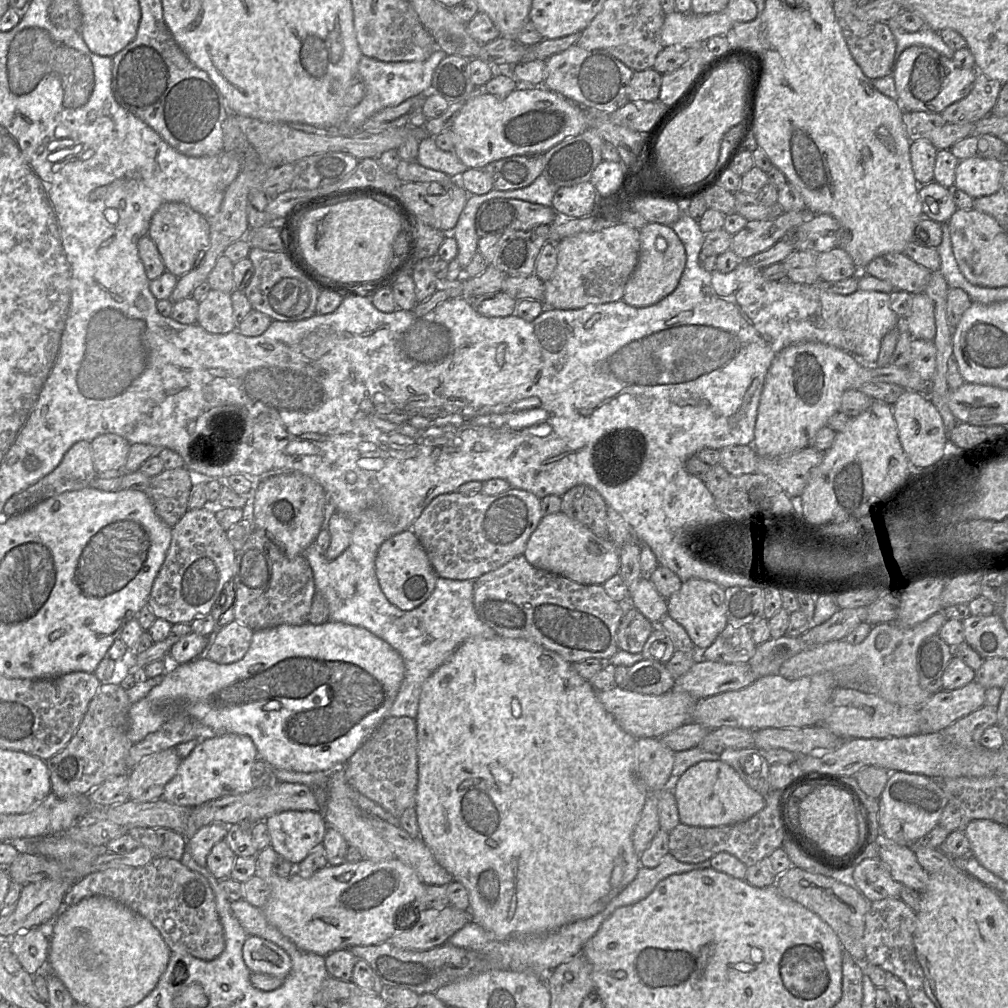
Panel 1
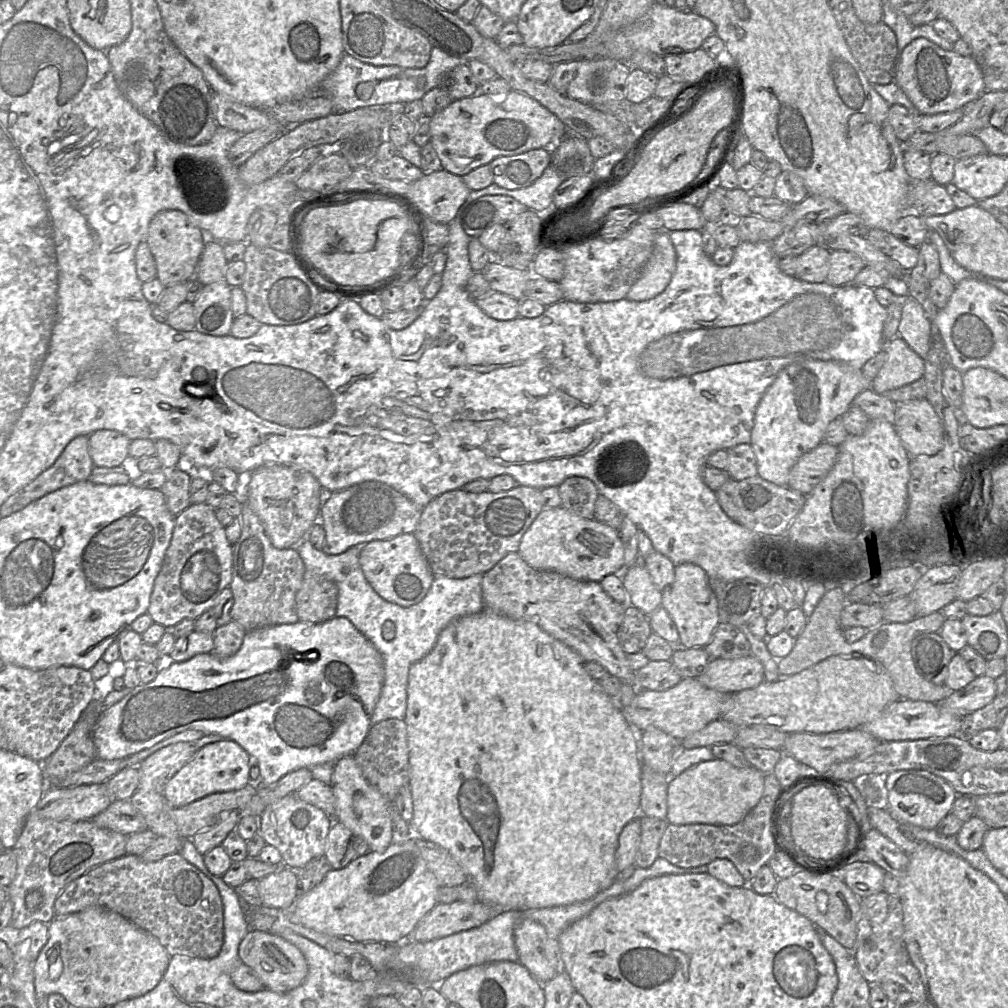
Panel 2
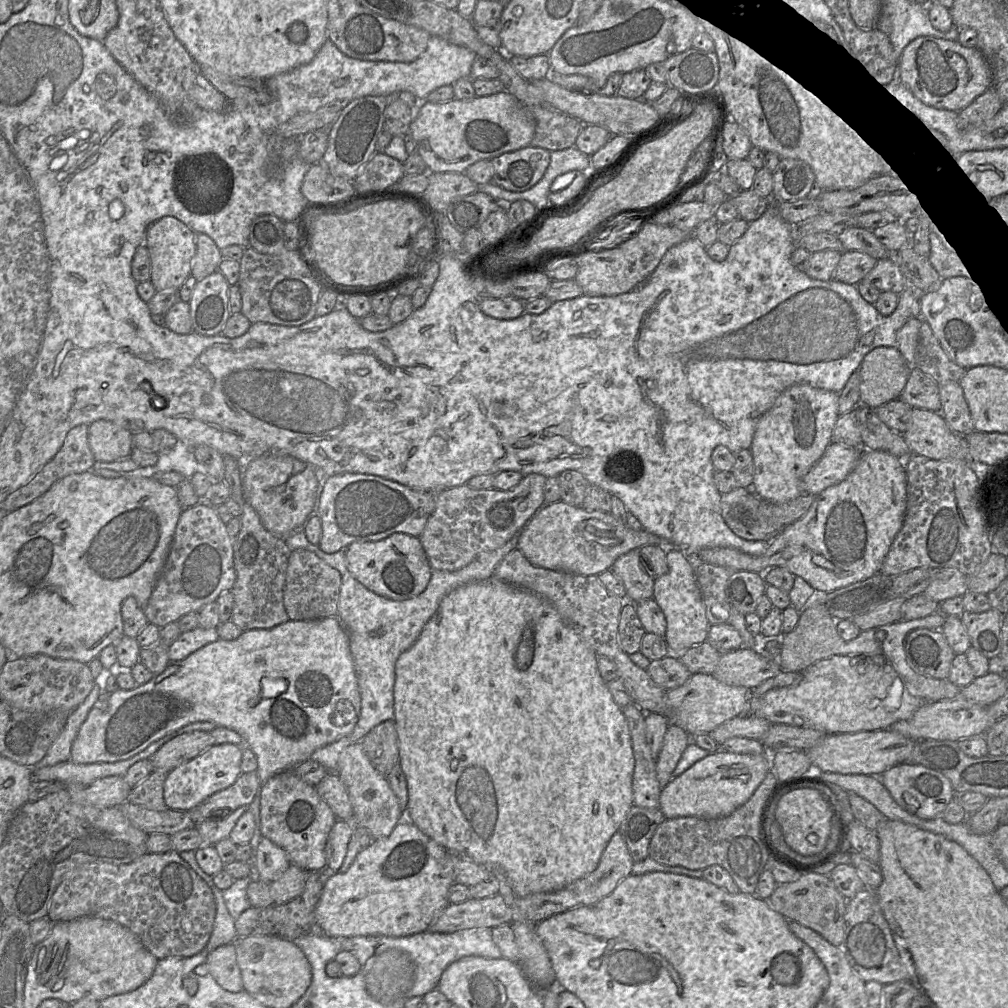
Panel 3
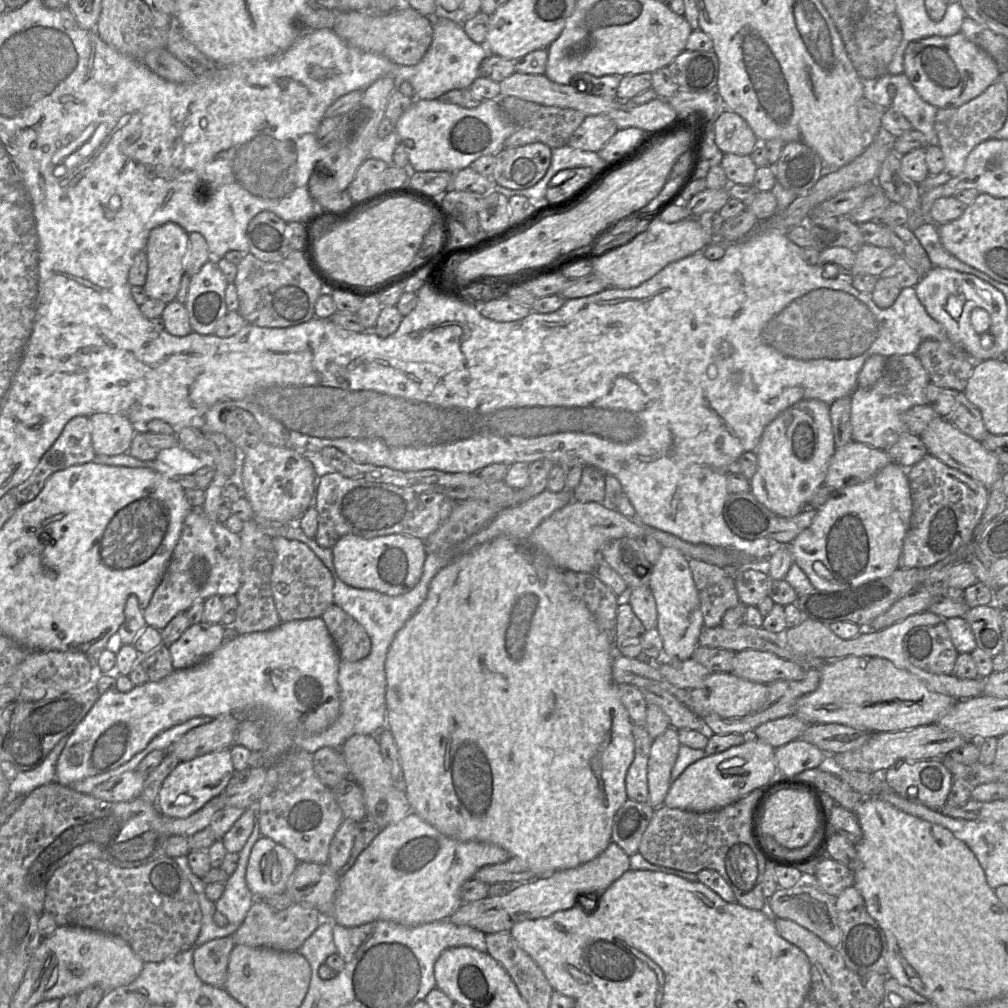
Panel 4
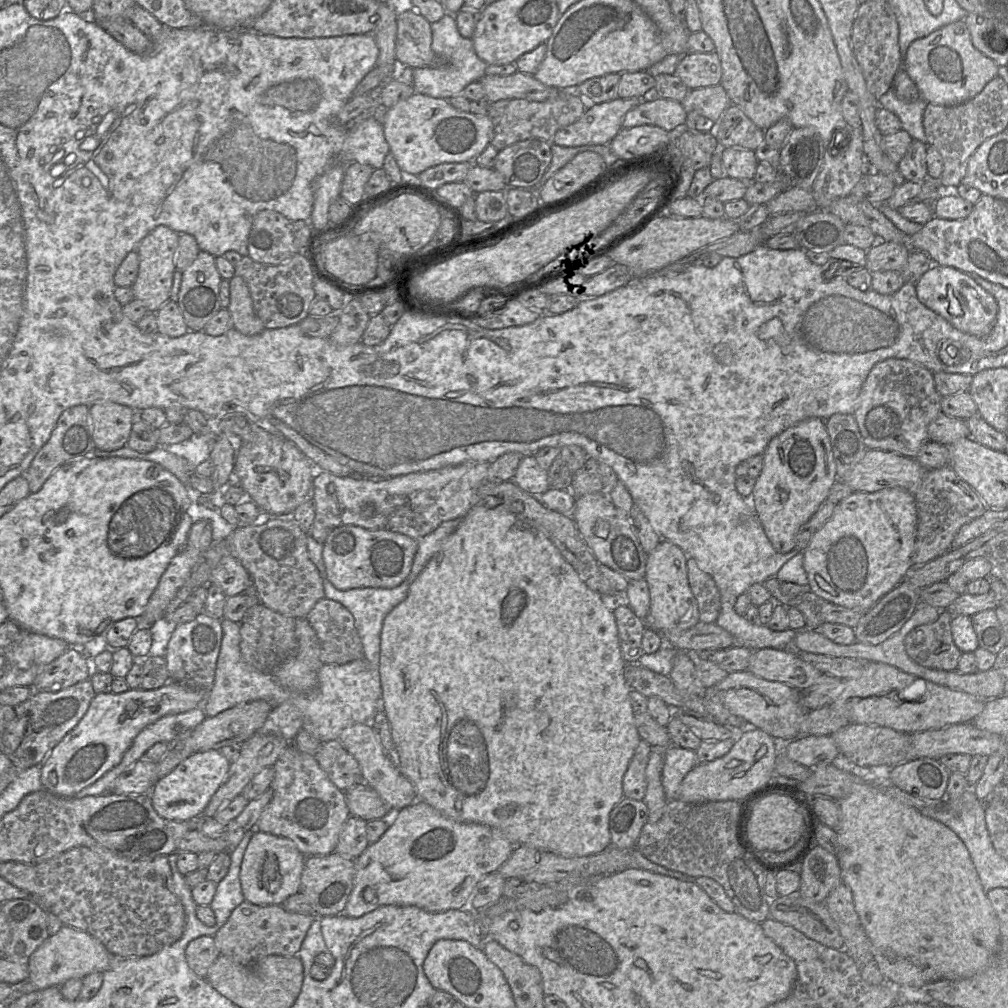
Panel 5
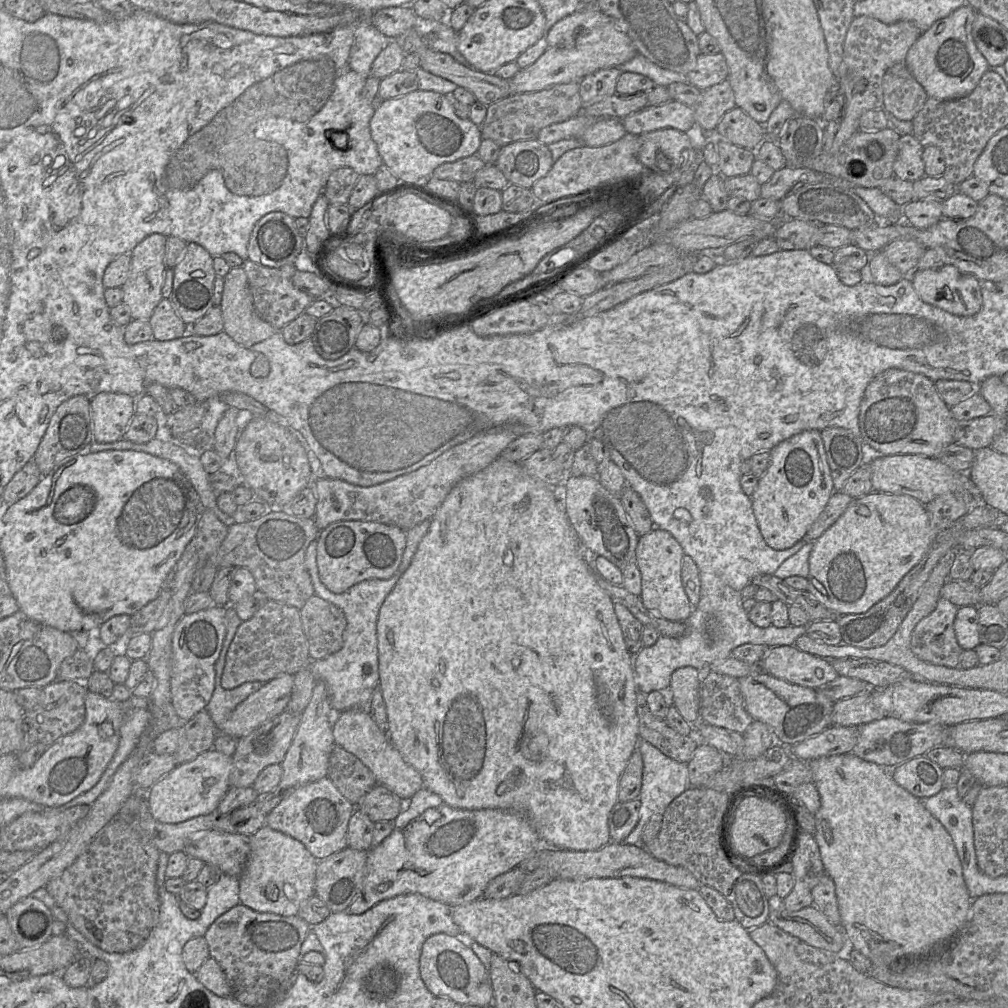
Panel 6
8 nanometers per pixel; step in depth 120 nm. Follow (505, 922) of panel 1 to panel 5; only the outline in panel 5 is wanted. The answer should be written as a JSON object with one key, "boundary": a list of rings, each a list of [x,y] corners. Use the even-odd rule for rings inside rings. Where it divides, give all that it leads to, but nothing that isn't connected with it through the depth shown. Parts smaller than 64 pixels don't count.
{"boundary":[[[477,504],[466,513],[457,529],[444,541],[439,551],[433,555],[425,568],[410,585],[406,599],[399,603],[384,619],[380,648],[380,683],[382,687],[380,708],[385,712],[391,727],[394,754],[389,755],[402,774],[414,785],[418,799],[427,802],[442,814],[455,821],[485,824],[499,829],[515,846],[525,845],[567,858],[600,853],[611,846],[609,831],[610,812],[624,797],[622,787],[623,776],[641,740],[635,724],[630,700],[631,689],[624,676],[626,664],[621,653],[618,628],[613,611],[604,603],[601,595],[590,589],[579,577],[576,570],[565,560],[549,537],[535,526],[535,523],[510,512],[503,505],[489,508]]]}

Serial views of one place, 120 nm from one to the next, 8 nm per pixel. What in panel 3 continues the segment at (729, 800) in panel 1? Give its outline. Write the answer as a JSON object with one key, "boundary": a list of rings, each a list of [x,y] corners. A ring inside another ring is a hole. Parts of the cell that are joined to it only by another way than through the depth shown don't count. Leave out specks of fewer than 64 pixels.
{"boundary":[[[719,750],[696,762],[661,790],[659,809],[666,819],[729,816],[745,804],[771,771],[770,754],[750,755]]]}

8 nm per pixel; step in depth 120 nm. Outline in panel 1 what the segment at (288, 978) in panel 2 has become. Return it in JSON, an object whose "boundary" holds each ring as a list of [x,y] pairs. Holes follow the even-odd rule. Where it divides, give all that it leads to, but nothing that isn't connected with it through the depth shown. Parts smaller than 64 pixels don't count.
{"boundary":[[[259,936],[247,937],[242,948],[242,955],[252,973],[285,978],[292,968],[291,958],[284,949]]]}

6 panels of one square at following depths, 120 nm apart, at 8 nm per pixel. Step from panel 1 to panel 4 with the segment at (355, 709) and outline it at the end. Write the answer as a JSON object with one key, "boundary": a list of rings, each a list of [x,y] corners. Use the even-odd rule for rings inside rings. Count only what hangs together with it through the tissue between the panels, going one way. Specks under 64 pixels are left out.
{"boundary":[[[322,617],[280,623],[266,631],[241,634],[226,639],[202,662],[174,670],[157,682],[138,685],[128,692],[107,691],[99,696],[84,719],[68,735],[56,764],[56,782],[69,785],[84,778],[113,770],[142,751],[162,731],[198,716],[216,718],[235,715],[241,719],[260,719],[267,746],[265,766],[275,763],[294,747],[293,730],[315,734],[327,729],[338,717],[340,696],[338,671],[340,656]]]}

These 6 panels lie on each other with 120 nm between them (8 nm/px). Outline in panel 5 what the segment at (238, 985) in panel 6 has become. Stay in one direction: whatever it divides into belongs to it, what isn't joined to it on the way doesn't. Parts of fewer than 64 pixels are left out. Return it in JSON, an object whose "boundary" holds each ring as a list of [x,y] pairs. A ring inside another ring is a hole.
{"boundary":[[[244,901],[214,935],[214,942],[221,955],[229,956],[244,966],[253,966],[266,956],[297,955],[314,919],[311,915],[288,912],[281,905],[259,906]]]}

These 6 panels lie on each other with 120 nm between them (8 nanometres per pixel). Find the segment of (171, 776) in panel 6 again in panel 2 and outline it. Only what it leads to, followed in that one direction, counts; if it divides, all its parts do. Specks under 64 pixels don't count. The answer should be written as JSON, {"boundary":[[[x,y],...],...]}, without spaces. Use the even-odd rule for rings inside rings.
{"boundary":[[[229,739],[205,745],[167,782],[163,795],[171,807],[182,807],[217,792],[228,792],[245,787],[249,777],[250,755]]]}

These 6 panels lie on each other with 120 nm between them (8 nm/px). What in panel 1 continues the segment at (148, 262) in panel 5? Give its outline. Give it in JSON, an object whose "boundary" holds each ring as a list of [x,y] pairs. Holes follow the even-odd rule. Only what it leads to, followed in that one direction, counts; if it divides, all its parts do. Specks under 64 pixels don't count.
{"boundary":[[[166,202],[155,210],[147,235],[156,244],[166,271],[180,277],[198,264],[209,245],[209,221],[187,204],[180,202]]]}

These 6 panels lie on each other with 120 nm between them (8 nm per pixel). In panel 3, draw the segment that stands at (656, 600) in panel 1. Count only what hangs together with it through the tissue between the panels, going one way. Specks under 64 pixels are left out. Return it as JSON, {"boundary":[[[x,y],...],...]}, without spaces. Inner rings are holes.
{"boundary":[[[639,550],[619,556],[611,571],[622,580],[627,596],[635,603],[653,598],[655,577]]]}

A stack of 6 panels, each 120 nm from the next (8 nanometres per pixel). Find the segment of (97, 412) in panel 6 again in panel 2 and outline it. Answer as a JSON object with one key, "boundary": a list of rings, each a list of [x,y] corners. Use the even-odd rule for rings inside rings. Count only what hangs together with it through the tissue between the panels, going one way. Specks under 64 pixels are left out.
{"boundary":[[[100,429],[89,435],[89,453],[94,465],[115,467],[129,464],[131,440],[111,429]]]}

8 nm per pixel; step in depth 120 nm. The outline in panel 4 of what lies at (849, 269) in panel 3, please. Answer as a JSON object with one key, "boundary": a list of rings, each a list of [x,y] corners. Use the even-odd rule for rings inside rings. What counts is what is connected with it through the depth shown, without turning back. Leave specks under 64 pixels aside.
{"boundary":[[[865,244],[856,251],[856,260],[851,275],[869,274],[878,277],[884,270],[891,267],[897,255],[892,248]]]}

